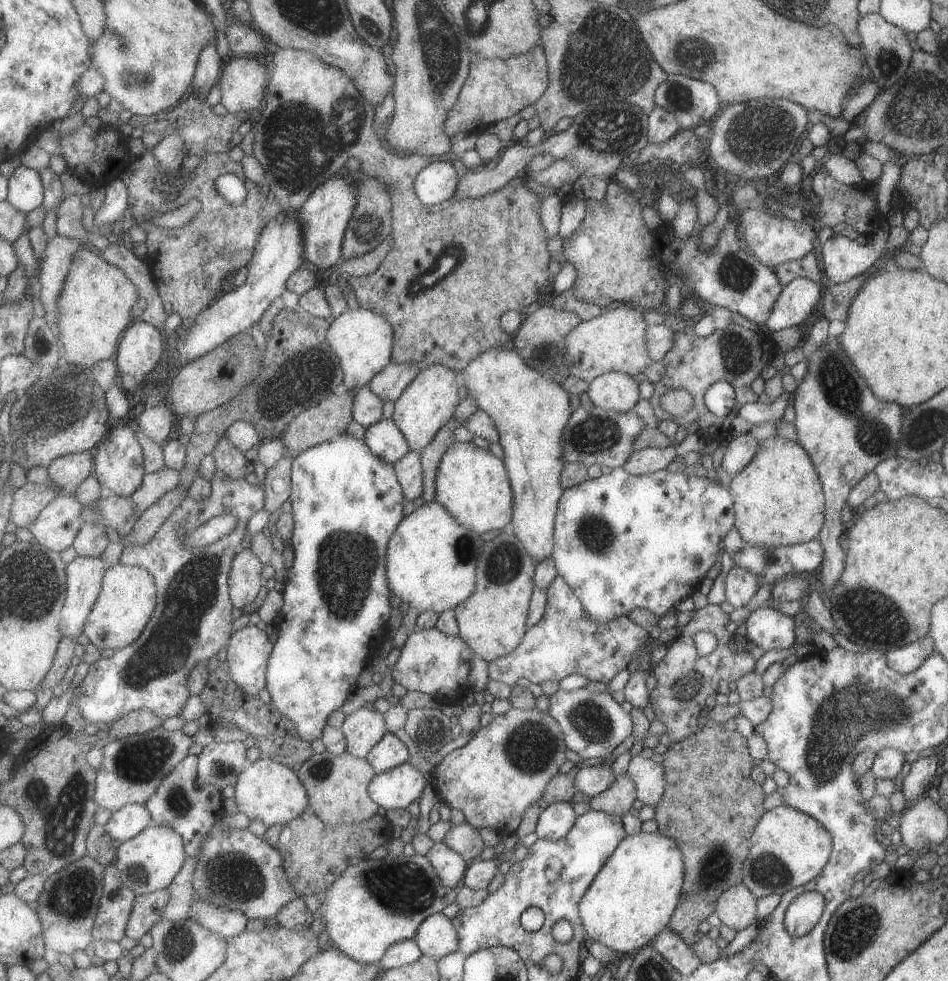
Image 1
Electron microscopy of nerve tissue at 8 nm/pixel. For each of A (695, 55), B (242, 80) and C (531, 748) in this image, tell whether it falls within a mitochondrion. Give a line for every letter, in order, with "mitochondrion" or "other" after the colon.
A: mitochondrion
B: other
C: mitochondrion

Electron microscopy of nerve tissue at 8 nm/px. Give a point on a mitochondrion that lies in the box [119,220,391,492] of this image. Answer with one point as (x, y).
(220, 261)

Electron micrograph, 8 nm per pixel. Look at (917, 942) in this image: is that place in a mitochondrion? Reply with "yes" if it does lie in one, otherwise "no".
no

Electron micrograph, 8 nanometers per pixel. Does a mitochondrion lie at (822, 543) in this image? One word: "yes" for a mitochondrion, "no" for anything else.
no

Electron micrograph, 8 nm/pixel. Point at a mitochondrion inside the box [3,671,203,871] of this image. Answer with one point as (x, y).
(63, 812)

